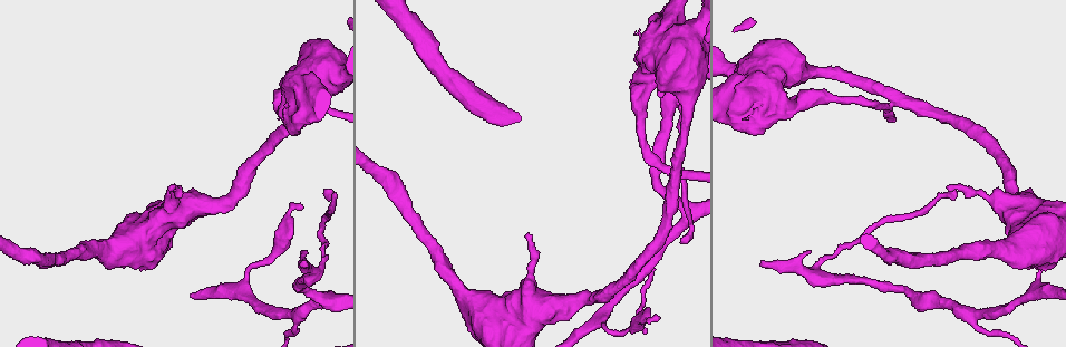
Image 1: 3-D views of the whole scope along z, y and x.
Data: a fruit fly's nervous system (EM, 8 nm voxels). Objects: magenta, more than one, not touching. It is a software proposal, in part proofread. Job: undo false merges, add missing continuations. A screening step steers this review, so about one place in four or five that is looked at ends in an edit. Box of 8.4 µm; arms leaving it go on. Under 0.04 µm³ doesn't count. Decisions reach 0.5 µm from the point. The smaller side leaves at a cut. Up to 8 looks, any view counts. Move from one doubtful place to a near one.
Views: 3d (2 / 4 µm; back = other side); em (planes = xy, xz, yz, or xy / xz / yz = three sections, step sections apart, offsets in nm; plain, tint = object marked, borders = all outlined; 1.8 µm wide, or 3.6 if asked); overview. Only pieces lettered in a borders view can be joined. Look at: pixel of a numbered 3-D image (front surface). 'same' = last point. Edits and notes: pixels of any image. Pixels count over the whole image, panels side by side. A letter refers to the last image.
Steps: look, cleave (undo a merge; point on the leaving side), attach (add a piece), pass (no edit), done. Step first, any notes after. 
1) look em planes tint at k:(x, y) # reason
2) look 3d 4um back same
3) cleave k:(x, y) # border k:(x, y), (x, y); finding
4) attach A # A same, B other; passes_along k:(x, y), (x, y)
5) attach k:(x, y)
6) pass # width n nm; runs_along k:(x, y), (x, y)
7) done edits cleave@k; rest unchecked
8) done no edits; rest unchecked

look em xz step 8 tint at 1:(761, 260) # branch stops here

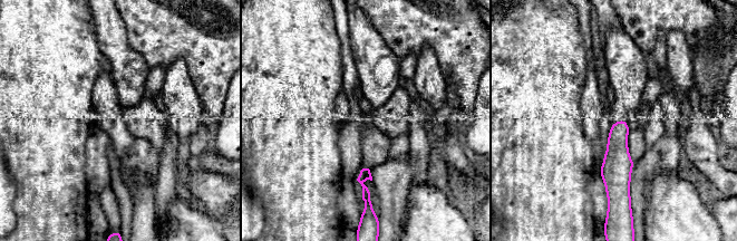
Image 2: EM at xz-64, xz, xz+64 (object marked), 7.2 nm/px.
look em planes borders same

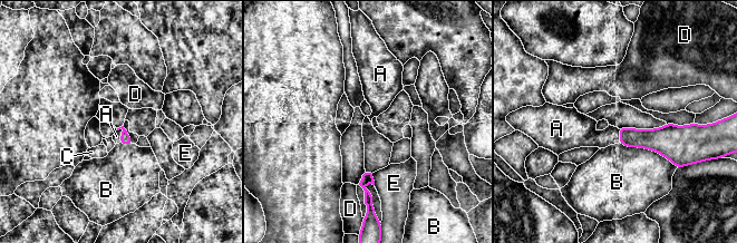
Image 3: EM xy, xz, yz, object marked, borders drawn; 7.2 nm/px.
attach A # A same, B other, C other, D other, E other; the neuron continues

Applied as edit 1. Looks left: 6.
look em 3.6um planes plain at 1:(765, 95)

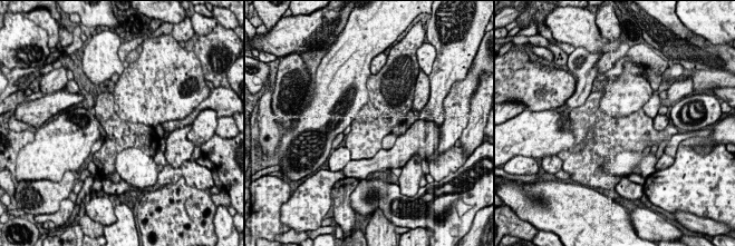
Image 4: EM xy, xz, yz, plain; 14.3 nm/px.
look em 3.6um planes borders same # see the neighbours

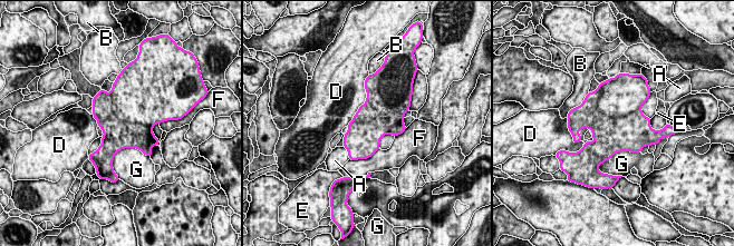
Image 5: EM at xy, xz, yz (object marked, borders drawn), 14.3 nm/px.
cleave 5:(118, 135) # A other, B other, D other, E other, F other, G other; a second neuron is stuck on

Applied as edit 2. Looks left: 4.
look overview # see it whole again

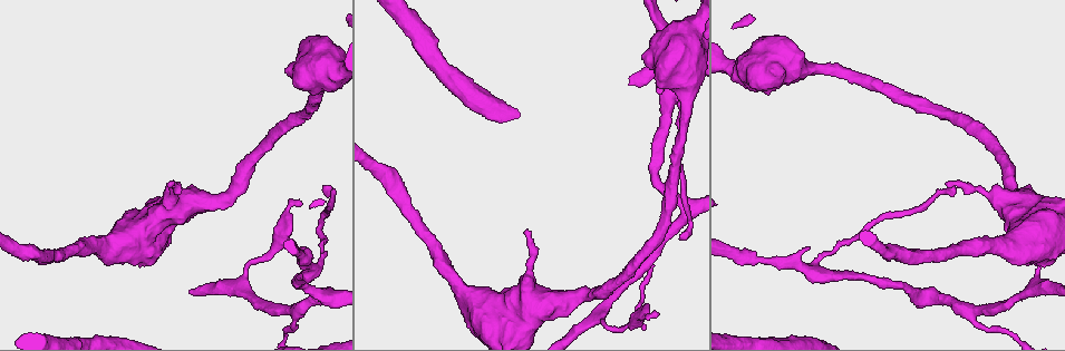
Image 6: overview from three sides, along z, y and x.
look 3d 2um at 6:(654, 311) # long arm stops here

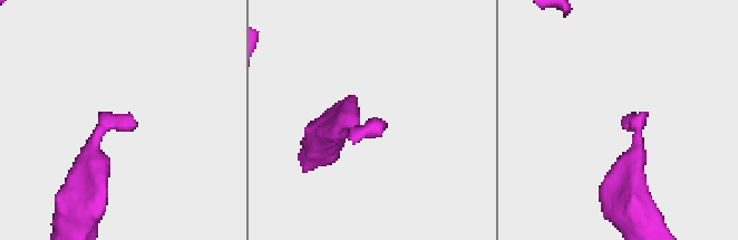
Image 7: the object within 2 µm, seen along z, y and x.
look em yz step 16 tint at 7:(375, 117)

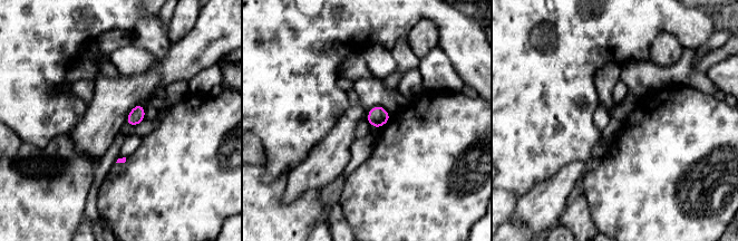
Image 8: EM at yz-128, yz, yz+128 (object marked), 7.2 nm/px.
look em xy step 8 borders same # another direction

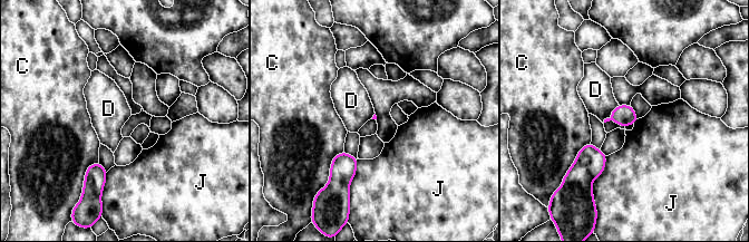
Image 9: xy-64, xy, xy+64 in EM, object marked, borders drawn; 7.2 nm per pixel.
pass # C other, D other, J other; border 9:(619, 105), (603, 122); no lettered piece goes on from it

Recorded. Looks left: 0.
done edits attach@3, cleave@5; rest unchecked

